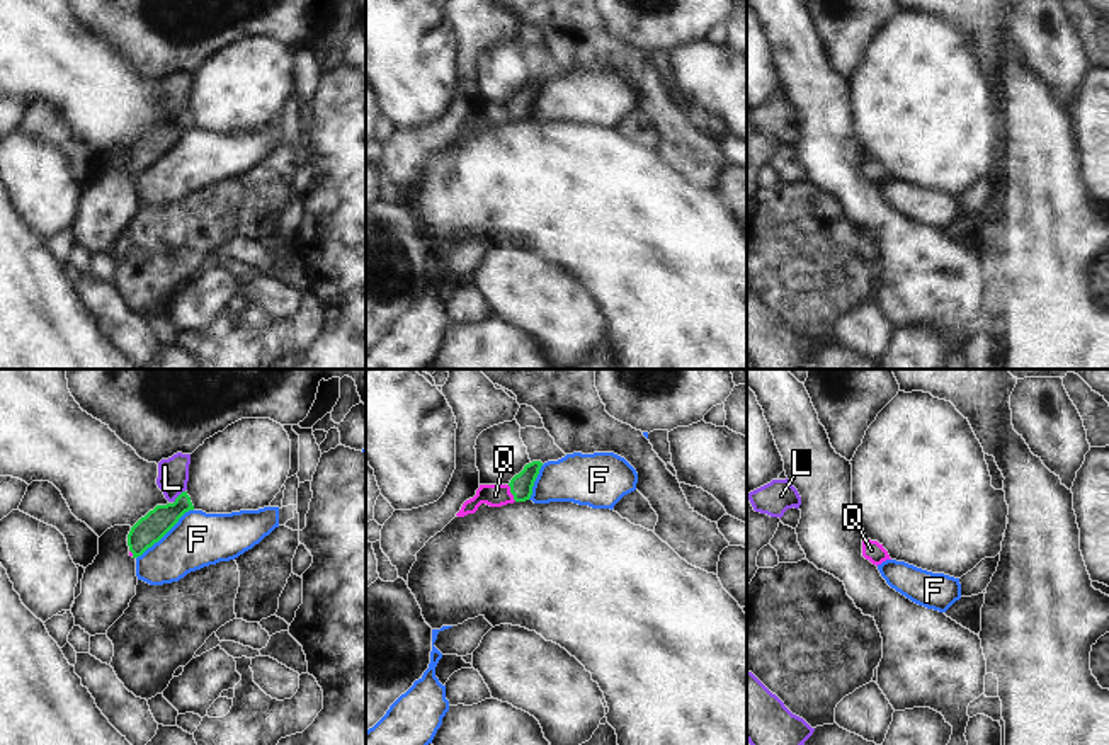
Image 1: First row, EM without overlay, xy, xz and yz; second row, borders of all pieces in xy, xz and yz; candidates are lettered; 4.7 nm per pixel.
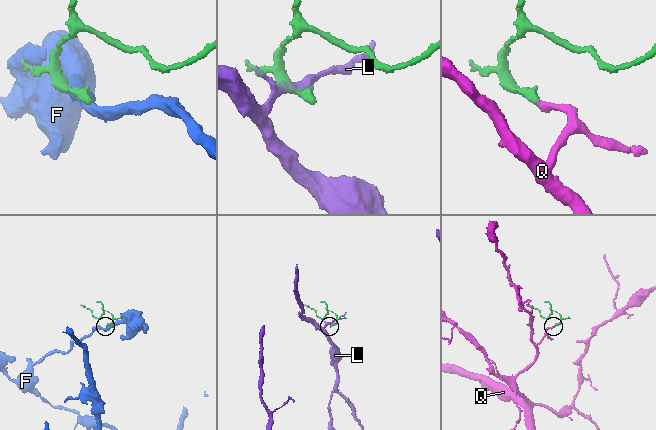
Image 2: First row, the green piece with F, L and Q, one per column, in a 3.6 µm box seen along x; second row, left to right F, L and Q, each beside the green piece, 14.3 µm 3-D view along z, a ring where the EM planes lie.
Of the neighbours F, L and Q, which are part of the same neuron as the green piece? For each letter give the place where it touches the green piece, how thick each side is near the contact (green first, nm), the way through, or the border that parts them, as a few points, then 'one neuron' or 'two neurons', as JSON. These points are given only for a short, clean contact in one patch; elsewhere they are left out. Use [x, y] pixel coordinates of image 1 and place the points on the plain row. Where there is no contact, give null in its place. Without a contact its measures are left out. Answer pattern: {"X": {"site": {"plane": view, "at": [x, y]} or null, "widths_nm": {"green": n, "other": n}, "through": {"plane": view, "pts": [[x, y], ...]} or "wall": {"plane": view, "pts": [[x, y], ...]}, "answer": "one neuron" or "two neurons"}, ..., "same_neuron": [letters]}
{"F": {"site": {"plane": "xy", "at": [164, 153]}, "widths_nm": {"green": 140, "other": 260}, "answer": "two neurons"}, "L": {"site": {"plane": "xy", "at": [177, 116]}, "widths_nm": {"green": 140, "other": 140}, "wall": {"plane": "xy", "pts": [[184, 109], [174, 121]]}, "answer": "two neurons"}, "Q": {"site": {"plane": "xz", "at": [511, 111]}, "widths_nm": {"green": 110, "other": 110}, "through": {"plane": "xz", "pts": [[521, 104], [511, 111], [495, 114]]}, "answer": "one neuron"}, "same_neuron": ["Q"]}

